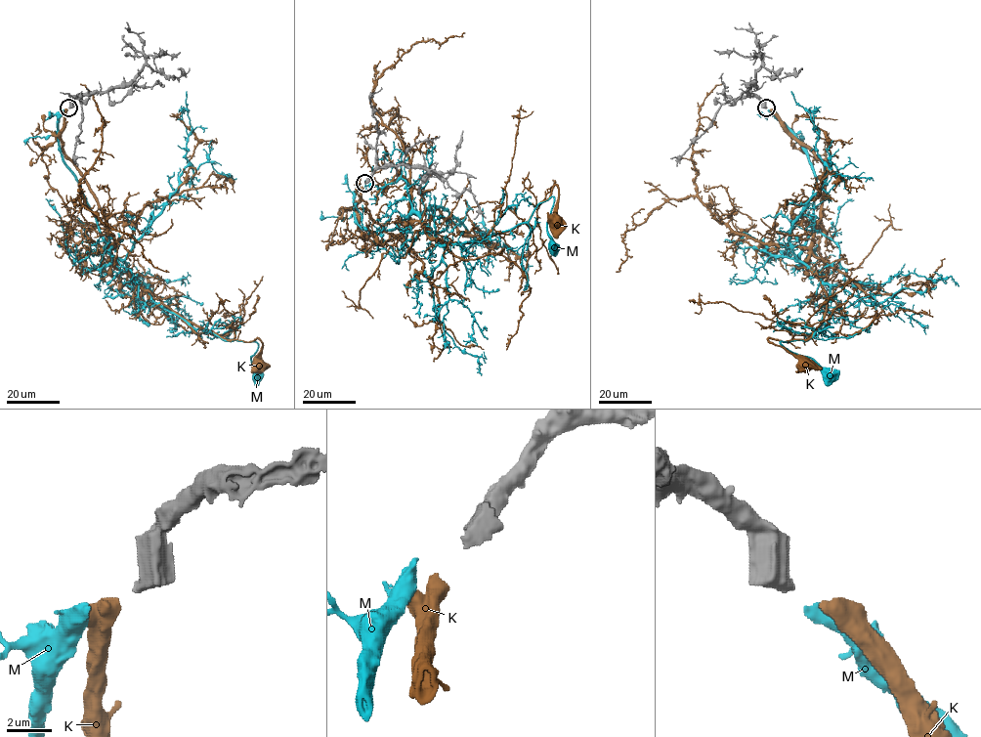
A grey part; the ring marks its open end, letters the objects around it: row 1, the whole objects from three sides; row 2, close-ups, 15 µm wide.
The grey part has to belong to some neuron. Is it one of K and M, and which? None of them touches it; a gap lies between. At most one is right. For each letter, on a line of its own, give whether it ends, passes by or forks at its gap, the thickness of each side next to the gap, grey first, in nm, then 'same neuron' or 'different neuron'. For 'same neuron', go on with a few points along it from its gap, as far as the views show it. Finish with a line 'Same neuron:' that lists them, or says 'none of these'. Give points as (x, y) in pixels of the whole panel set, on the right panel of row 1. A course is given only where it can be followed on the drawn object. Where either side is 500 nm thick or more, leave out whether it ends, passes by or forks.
K: calibres 500 and 550 nm; same neuron; course (769, 109), (824, 166), (821, 215), (804, 263), (826, 293), (824, 320), (806, 339), (768, 339), (805, 366)
M: calibres 500 and 440 nm; different neuron
Same neuron: K

